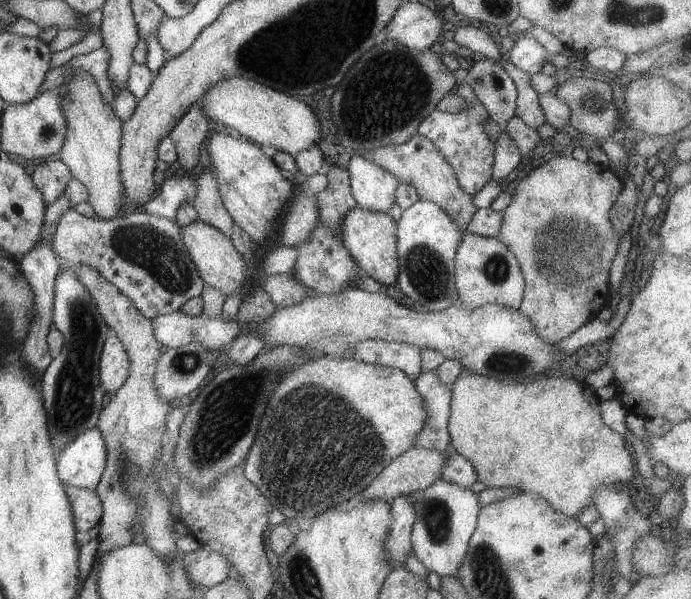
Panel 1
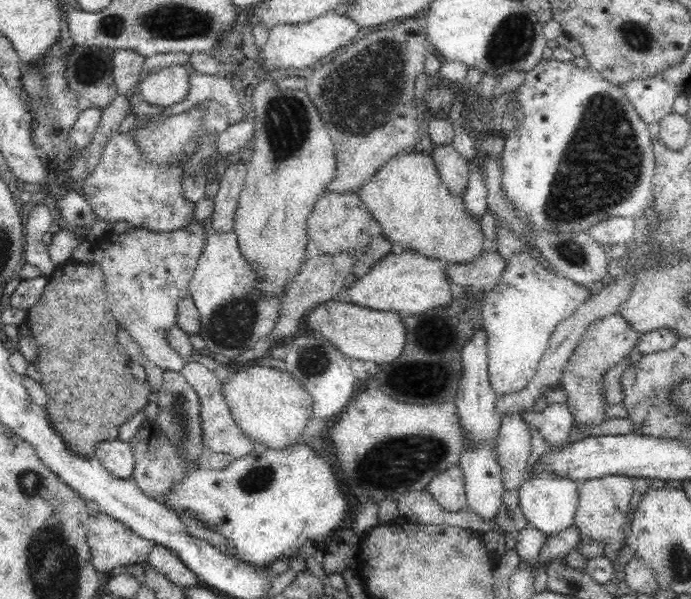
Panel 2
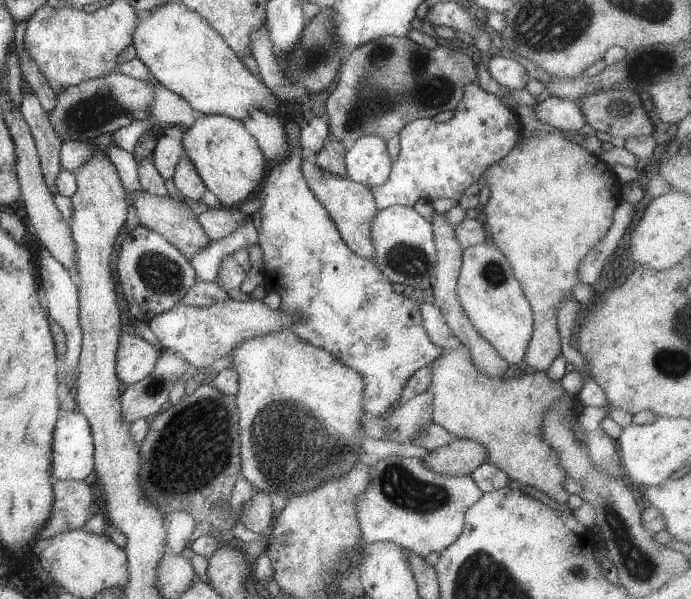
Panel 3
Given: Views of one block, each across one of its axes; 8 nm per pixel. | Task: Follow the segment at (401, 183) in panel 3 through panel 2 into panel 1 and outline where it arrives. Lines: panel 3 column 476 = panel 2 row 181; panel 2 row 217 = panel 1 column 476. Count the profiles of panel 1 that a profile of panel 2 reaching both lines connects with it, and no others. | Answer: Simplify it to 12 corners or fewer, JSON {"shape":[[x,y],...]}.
{"shape":[[465,82],[467,108],[435,111],[416,133],[431,141],[472,197],[491,178],[490,113]]}

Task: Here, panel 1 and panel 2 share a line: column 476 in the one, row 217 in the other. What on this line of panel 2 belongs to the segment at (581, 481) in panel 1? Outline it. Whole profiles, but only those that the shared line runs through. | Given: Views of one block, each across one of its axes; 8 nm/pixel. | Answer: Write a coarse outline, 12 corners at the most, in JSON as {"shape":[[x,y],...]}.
{"shape":[[431,155],[356,192],[382,235],[445,265],[491,248]]}

